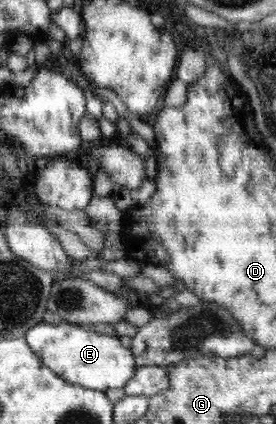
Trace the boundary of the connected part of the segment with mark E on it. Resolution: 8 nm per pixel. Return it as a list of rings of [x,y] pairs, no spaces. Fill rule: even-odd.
[[[63,321],[55,325],[45,322],[35,324],[27,330],[24,339],[49,369],[69,384],[79,384],[100,392],[121,389],[137,370],[133,354],[120,338],[93,332],[83,325]]]

